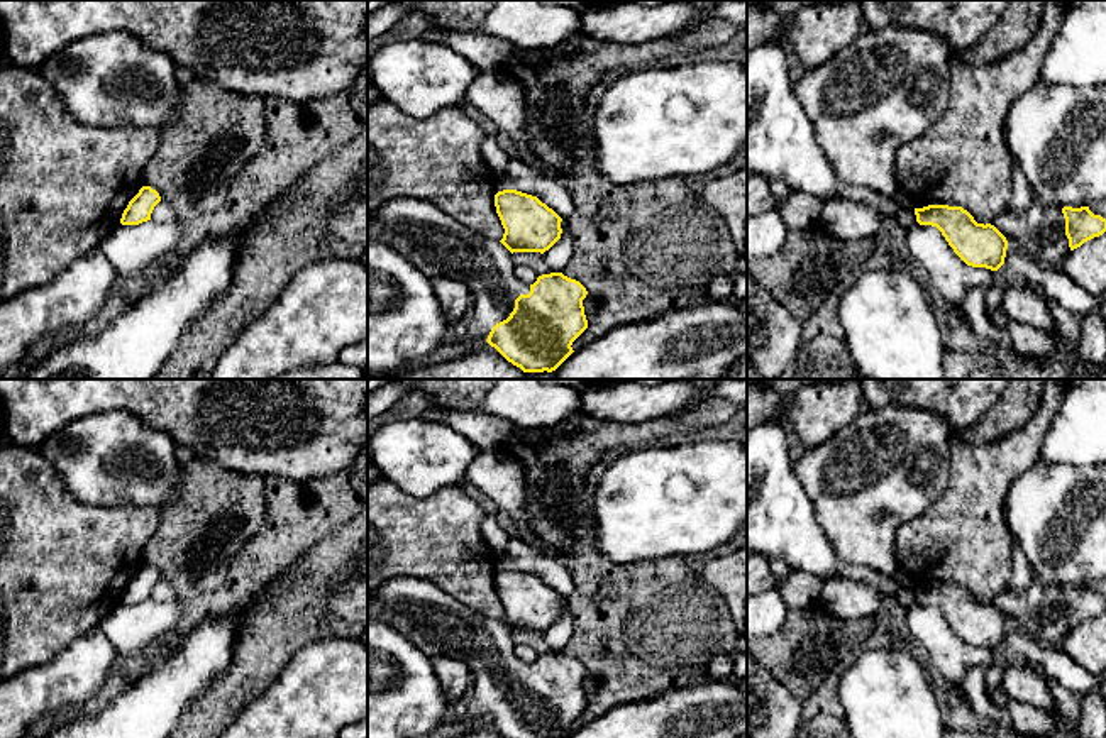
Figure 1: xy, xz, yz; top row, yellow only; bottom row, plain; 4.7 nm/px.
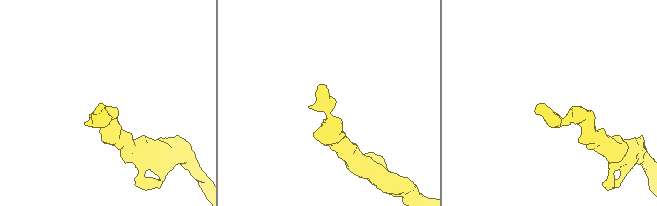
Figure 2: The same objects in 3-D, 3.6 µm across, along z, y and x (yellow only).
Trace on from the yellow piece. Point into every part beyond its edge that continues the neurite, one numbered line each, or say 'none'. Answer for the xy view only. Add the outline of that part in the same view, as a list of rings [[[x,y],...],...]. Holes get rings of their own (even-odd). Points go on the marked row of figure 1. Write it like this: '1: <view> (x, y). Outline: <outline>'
none

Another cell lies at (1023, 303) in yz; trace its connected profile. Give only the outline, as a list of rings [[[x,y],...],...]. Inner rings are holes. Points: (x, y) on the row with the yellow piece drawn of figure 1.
[[[1015,283],[1003,289],[1001,306],[1009,320],[1031,325],[1040,330],[1055,330],[1050,301],[1035,286]]]

